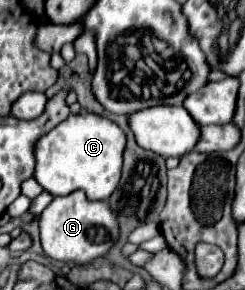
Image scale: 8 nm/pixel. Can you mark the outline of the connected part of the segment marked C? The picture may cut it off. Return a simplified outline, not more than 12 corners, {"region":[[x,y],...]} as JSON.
{"region":[[70,115],[36,143],[34,179],[54,197],[104,201],[126,133]]}

